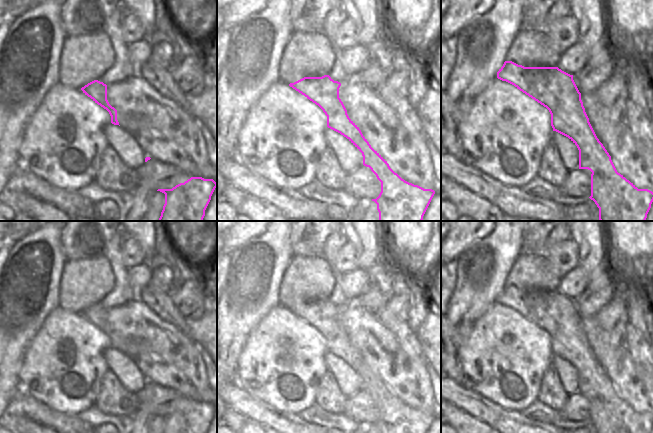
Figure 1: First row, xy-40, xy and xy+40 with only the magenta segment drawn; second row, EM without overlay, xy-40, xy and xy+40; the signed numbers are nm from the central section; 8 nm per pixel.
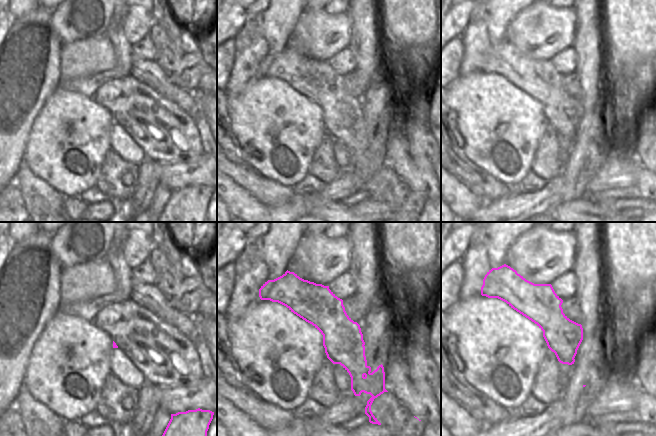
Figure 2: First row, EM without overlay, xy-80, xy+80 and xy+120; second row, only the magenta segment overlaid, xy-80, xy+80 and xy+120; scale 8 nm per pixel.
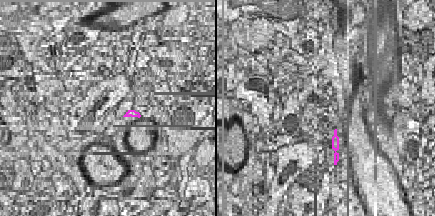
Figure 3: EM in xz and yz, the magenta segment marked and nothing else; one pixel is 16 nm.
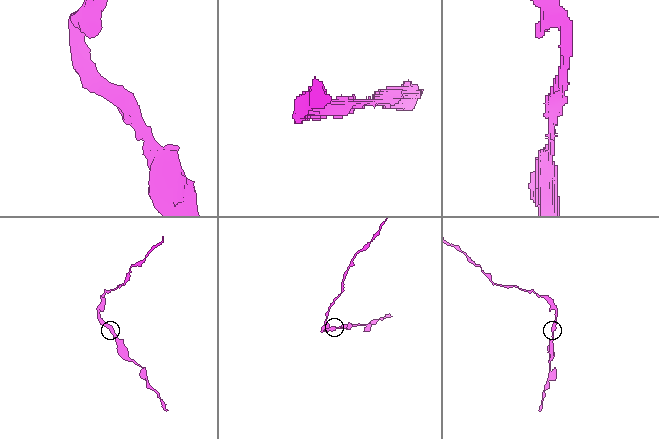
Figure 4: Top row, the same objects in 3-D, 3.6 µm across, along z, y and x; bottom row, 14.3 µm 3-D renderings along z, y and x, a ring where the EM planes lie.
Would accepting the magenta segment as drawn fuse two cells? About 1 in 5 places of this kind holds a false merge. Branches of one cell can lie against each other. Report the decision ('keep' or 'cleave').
keep

